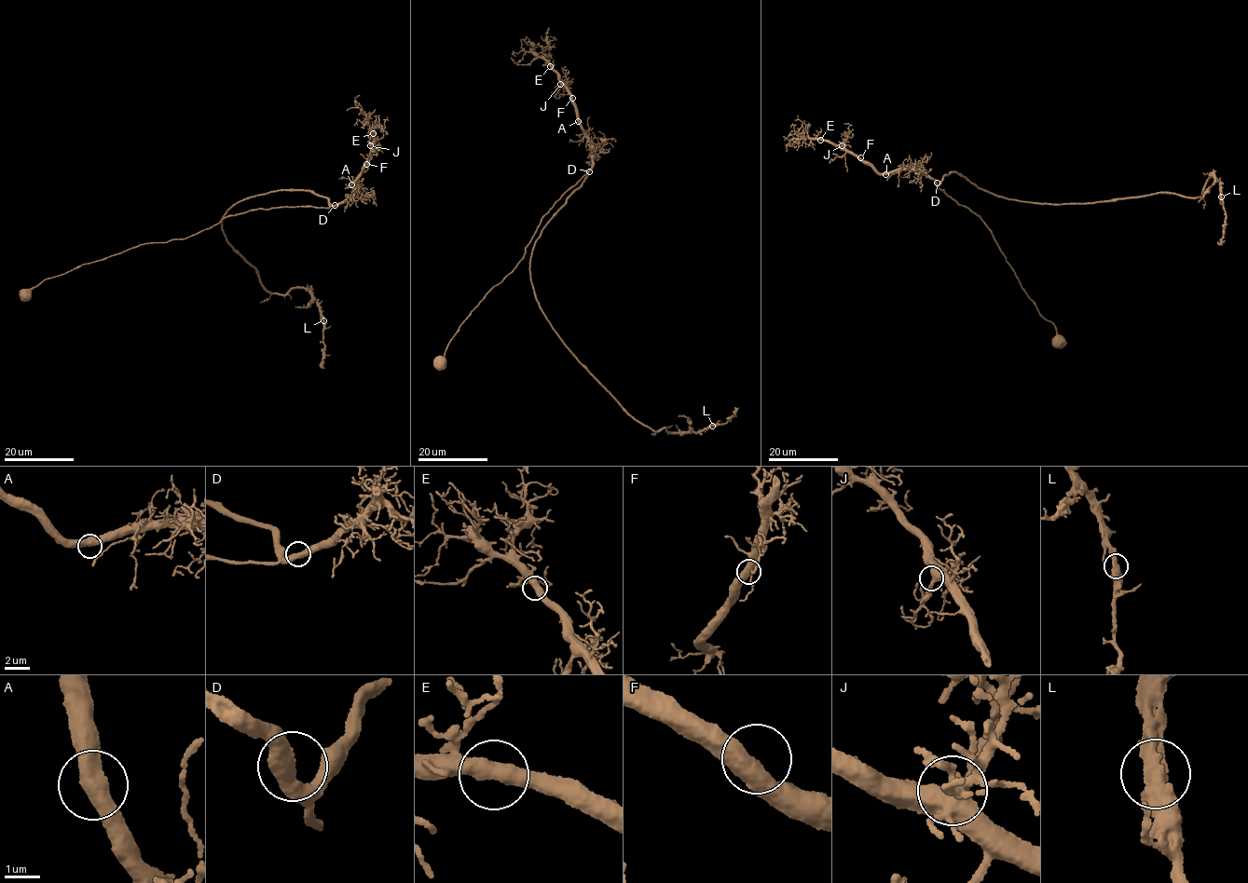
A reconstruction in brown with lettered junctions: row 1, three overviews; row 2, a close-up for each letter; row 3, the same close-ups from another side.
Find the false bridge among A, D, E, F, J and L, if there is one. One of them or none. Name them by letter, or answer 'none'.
none

